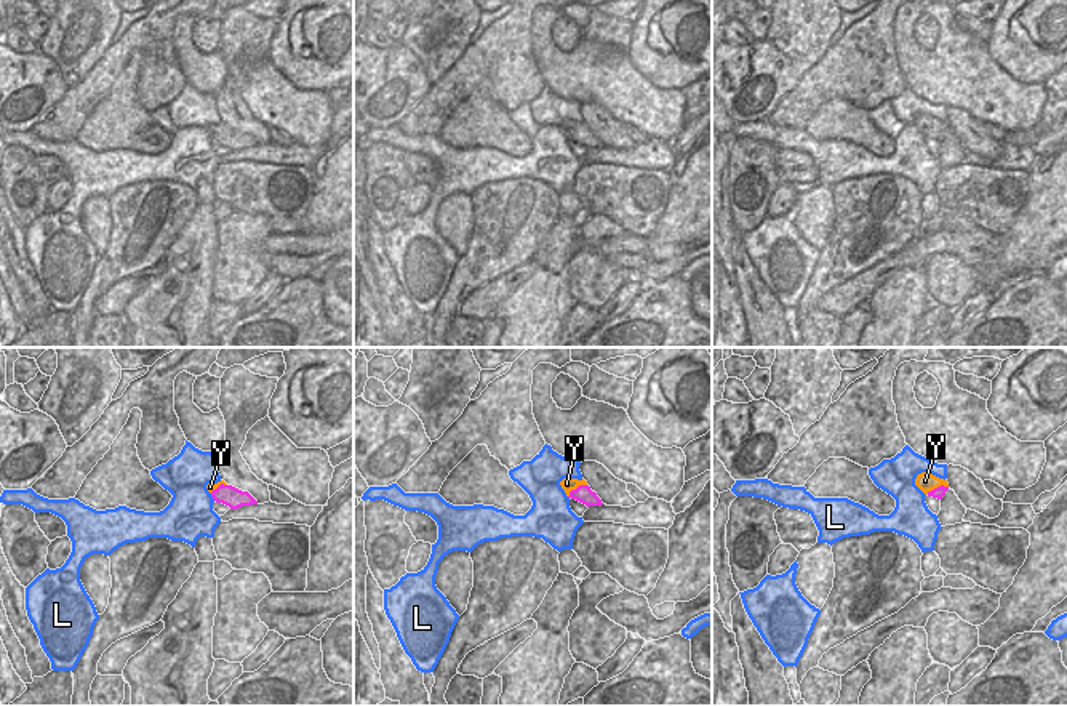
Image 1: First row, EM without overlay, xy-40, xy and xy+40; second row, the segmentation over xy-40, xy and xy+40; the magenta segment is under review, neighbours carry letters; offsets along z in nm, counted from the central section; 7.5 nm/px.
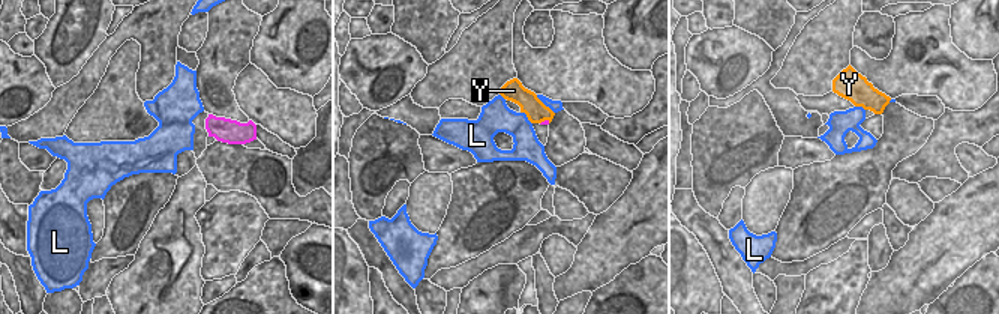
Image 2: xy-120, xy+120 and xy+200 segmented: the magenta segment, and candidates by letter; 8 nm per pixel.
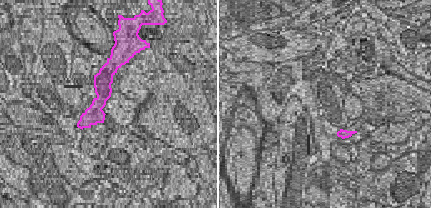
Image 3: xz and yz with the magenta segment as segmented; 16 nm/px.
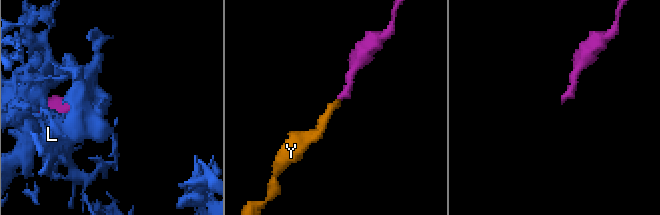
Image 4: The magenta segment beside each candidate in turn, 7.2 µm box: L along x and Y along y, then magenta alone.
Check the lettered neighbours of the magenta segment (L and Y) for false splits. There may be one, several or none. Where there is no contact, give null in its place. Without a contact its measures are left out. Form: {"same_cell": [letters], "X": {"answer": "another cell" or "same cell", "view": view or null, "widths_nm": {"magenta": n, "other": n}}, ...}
{"same_cell": ["Y"], "L": {"answer": "another cell", "view": "xy-40", "widths_nm": {"magenta": 150, "other": 360}}, "Y": {"answer": "same cell", "view": "xy+40", "widths_nm": {"magenta": 90, "other": 140}}}

